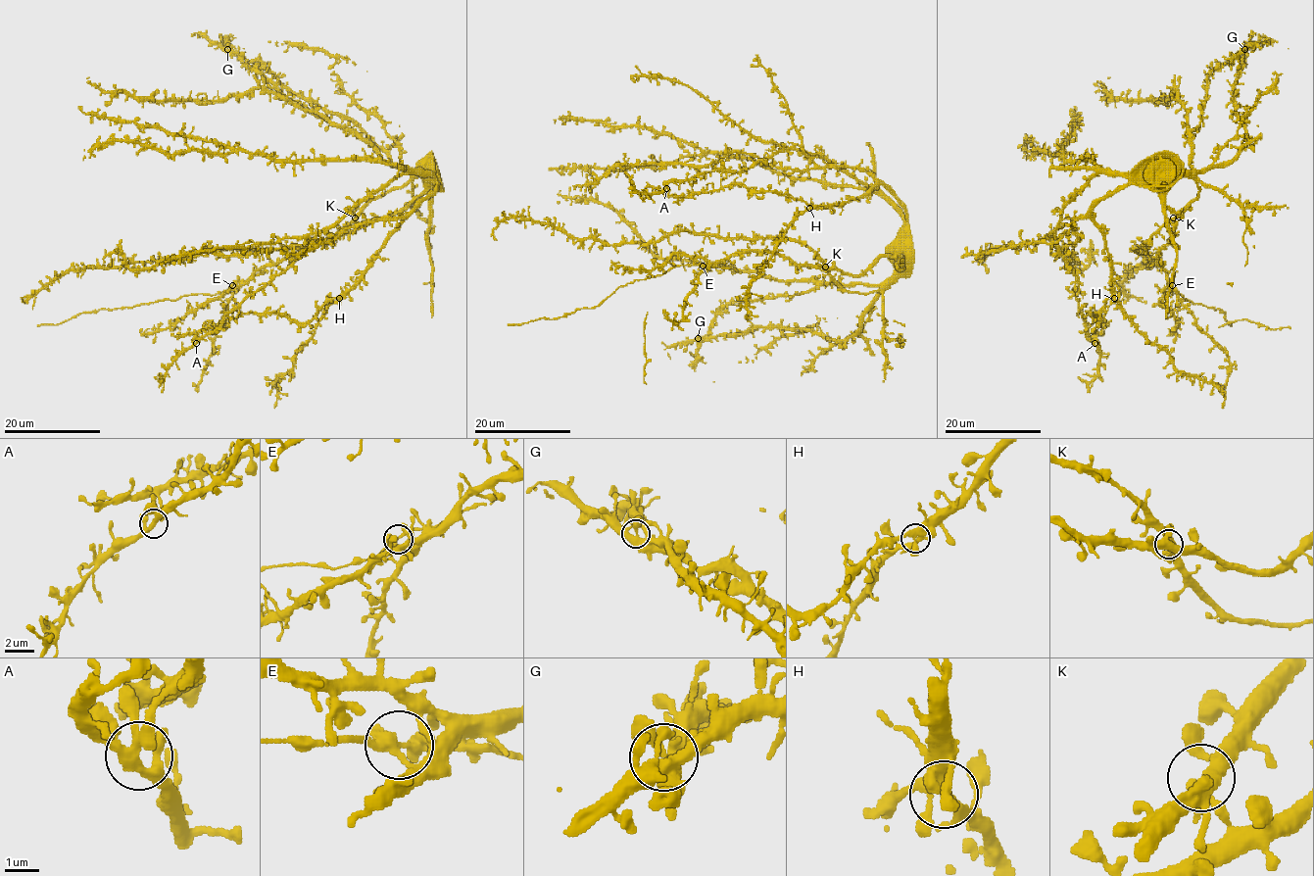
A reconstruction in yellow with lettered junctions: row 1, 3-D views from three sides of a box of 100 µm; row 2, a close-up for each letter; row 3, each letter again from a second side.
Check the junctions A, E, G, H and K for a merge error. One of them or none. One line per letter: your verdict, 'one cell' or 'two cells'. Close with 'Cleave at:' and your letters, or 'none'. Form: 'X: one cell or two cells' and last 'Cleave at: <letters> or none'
A: one cell
E: one cell
G: one cell
H: one cell
K: one cell
Cleave at: none

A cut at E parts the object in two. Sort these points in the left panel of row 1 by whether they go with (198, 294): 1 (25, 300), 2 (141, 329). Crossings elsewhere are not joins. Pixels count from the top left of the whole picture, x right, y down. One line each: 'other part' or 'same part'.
1: other part
2: other part

